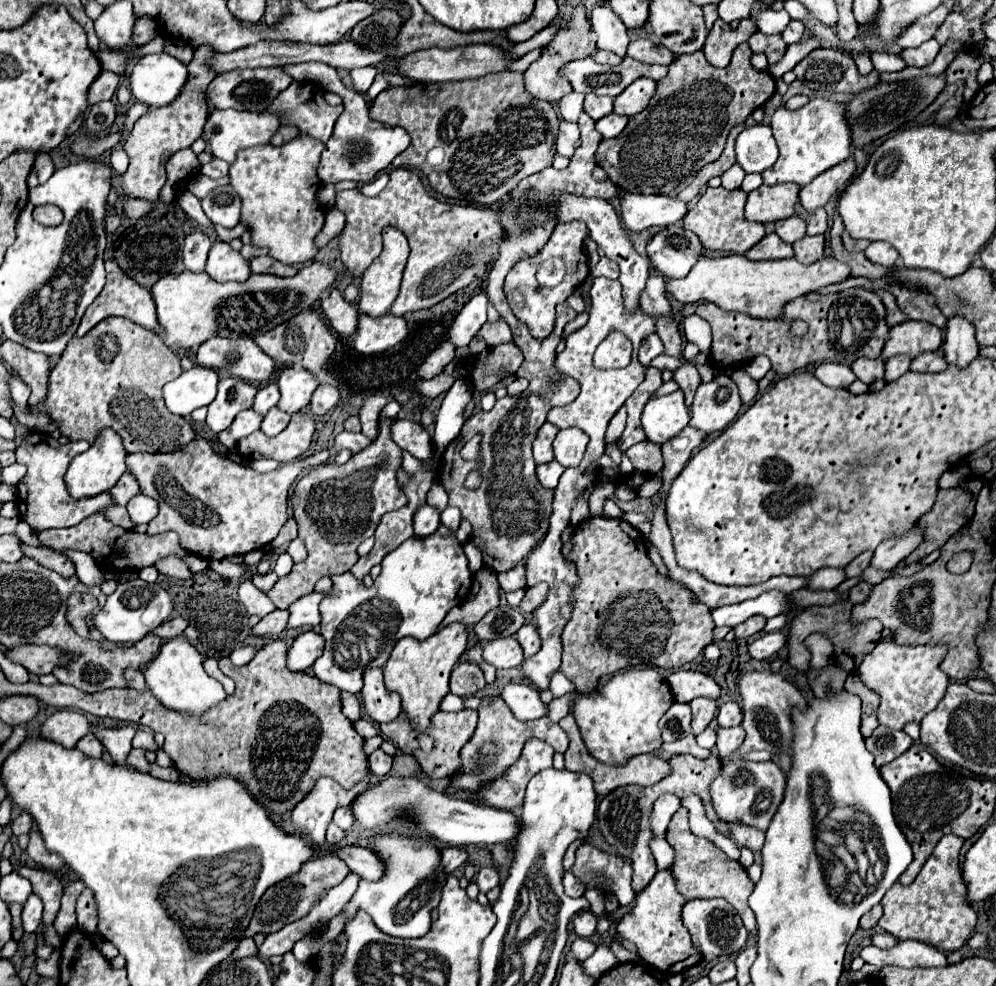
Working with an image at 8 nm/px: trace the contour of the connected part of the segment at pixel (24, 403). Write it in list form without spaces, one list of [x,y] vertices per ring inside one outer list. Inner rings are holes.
[[[13,374],[13,380],[11,380],[11,396],[13,396],[13,402],[19,406],[19,408],[29,408],[29,396],[31,396],[31,388],[17,376]]]

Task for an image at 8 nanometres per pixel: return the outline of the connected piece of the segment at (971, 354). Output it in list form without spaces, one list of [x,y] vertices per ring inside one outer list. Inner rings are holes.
[[[951,316],[947,322],[947,338],[943,344],[943,352],[949,364],[957,364],[959,368],[967,366],[977,356],[975,328],[963,316]]]

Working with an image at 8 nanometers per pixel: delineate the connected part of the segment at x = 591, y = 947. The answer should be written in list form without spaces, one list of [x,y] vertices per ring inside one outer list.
[[[577,938],[571,945],[571,952],[580,961],[591,956],[596,950],[596,945],[586,938]]]

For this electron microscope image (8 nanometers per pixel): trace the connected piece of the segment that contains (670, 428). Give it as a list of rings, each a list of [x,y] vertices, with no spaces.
[[[681,390],[673,394],[651,398],[645,404],[641,426],[647,438],[655,444],[665,444],[673,436],[677,436],[689,424],[689,408],[685,406],[685,398]]]

